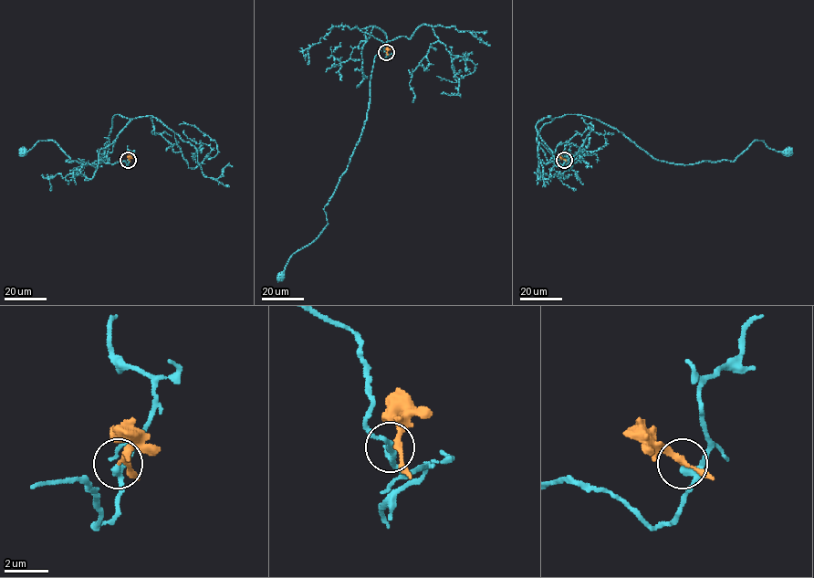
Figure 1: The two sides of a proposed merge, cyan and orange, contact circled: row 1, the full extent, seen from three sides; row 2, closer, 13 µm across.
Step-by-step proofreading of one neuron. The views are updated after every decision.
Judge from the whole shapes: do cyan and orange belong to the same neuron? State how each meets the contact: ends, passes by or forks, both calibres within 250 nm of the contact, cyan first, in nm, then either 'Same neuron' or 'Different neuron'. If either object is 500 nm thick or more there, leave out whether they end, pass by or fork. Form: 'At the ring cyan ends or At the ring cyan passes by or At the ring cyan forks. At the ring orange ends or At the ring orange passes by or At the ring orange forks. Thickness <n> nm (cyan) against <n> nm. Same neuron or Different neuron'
At the ring cyan passes by. At the ring orange passes by. Thickness 240 nm (cyan) against 220 nm. Different neuron

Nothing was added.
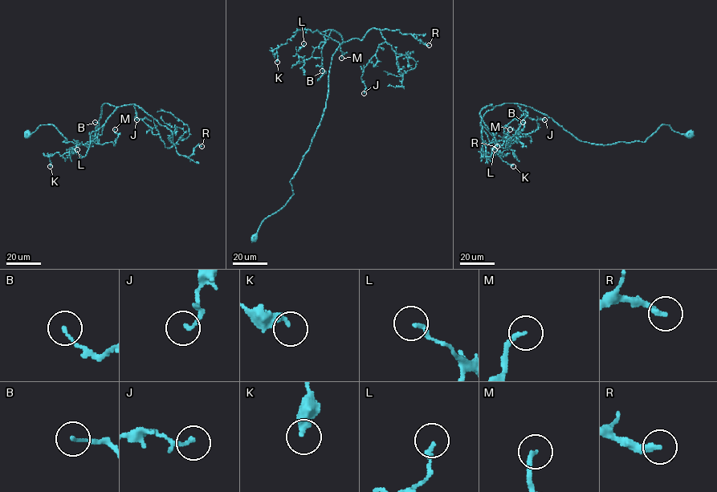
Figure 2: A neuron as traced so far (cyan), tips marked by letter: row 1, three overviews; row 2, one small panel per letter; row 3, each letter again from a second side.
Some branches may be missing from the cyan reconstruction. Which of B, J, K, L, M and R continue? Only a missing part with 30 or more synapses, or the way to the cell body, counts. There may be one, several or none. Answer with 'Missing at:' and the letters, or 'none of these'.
Missing at: M, R

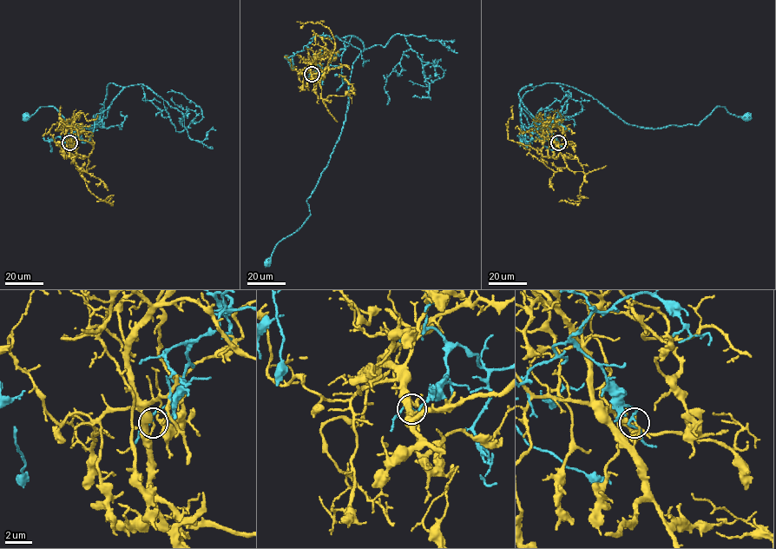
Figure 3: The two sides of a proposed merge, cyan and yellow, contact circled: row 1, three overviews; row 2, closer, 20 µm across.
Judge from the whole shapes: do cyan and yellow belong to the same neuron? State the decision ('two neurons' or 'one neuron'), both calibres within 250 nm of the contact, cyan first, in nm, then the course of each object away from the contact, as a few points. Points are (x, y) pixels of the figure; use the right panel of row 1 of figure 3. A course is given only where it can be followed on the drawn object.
two neurons; 160 nm thick on the cyan side, 130 nm on the other; cyan runs (558, 142), (521, 106), (546, 83), (573, 86), (641, 127), (698, 125), (717, 106), (746, 116); yellow runs (558, 142), (559, 153), (554, 158), (544, 157), (530, 146), (509, 140), (506, 126), (512, 116), (513, 106)

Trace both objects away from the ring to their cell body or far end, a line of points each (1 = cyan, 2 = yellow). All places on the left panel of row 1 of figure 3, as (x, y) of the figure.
1: (69, 142), (80, 127), (107, 116), (122, 88), (108, 83), (88, 127), (65, 125), (52, 106), (28, 116)
2: (69, 142), (69, 152), (82, 158), (88, 157), (93, 148), (79, 139), (75, 128), (62, 121), (60, 106)

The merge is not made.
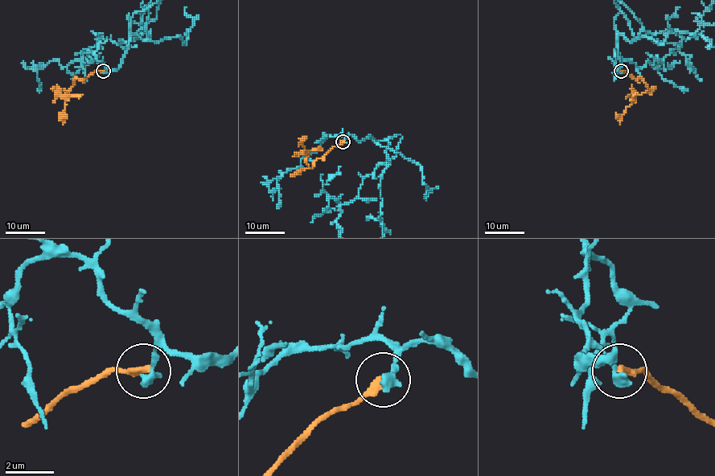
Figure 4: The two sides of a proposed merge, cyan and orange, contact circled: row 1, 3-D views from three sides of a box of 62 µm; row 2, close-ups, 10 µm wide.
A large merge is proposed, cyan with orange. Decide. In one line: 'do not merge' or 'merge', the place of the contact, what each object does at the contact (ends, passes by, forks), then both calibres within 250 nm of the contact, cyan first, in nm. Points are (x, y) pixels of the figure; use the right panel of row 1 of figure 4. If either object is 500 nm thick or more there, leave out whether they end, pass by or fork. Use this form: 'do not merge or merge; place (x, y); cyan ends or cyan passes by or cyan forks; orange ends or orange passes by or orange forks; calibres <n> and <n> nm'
do not merge; place (621, 71); cyan ends; orange ends; calibres 380 and 360 nm

